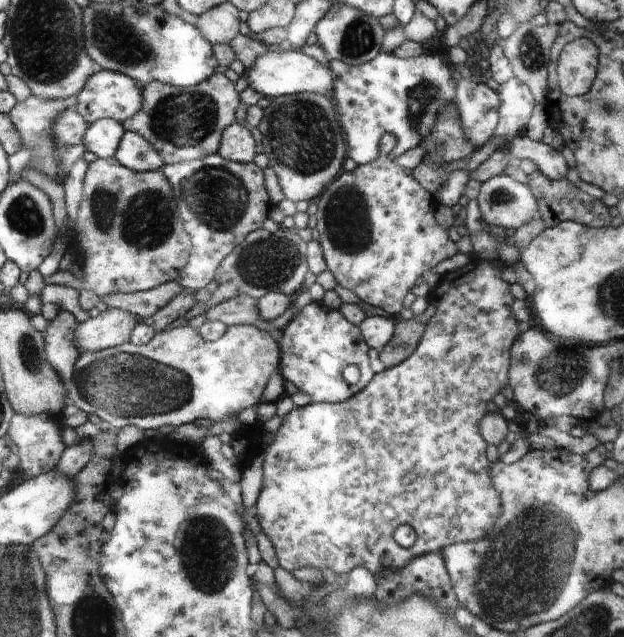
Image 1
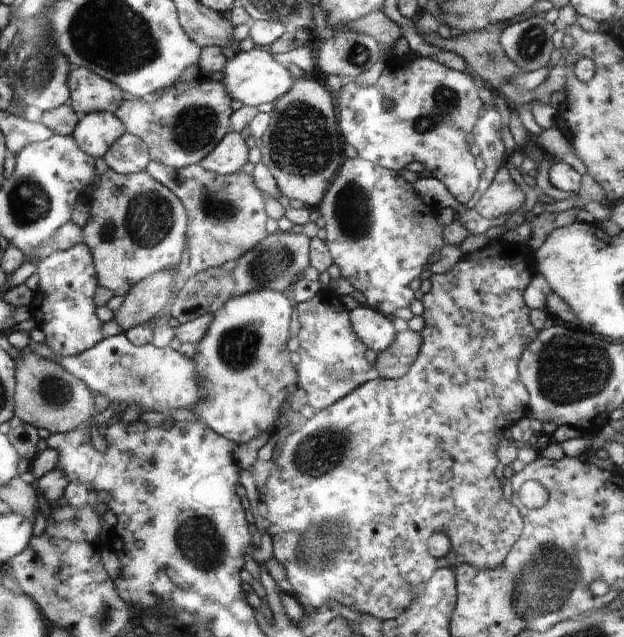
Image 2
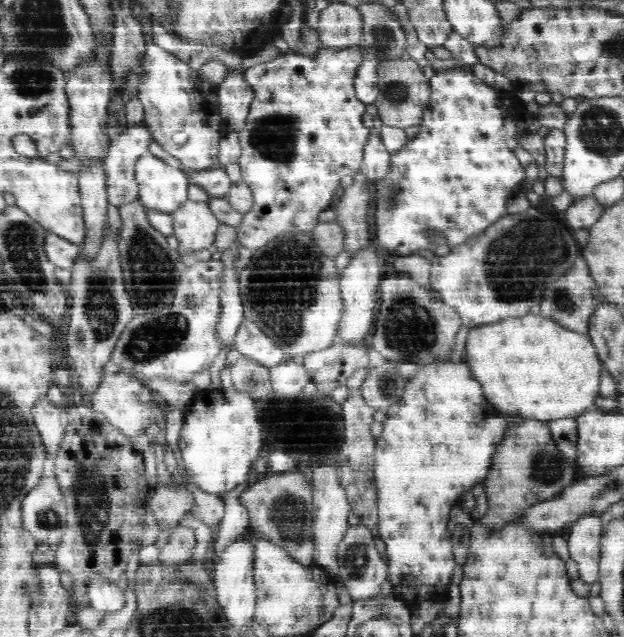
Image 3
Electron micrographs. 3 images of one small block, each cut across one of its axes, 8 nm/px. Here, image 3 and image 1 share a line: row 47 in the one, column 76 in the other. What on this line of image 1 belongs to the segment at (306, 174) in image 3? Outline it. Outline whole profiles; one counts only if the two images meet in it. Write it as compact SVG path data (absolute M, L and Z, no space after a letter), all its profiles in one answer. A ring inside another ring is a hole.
M59 309L57 317L45 332L48 360L67 384L74 378L77 364L83 355L76 342L76 330L79 326L78 318L70 310Z

